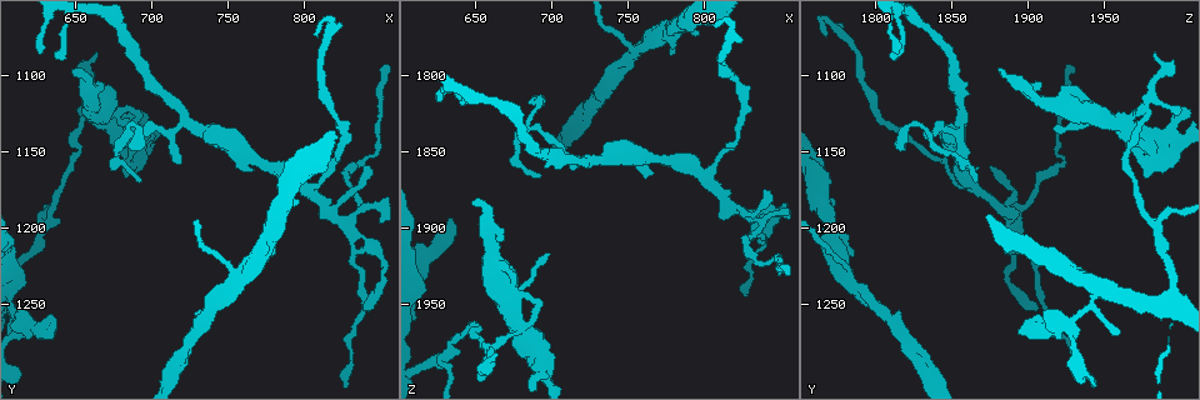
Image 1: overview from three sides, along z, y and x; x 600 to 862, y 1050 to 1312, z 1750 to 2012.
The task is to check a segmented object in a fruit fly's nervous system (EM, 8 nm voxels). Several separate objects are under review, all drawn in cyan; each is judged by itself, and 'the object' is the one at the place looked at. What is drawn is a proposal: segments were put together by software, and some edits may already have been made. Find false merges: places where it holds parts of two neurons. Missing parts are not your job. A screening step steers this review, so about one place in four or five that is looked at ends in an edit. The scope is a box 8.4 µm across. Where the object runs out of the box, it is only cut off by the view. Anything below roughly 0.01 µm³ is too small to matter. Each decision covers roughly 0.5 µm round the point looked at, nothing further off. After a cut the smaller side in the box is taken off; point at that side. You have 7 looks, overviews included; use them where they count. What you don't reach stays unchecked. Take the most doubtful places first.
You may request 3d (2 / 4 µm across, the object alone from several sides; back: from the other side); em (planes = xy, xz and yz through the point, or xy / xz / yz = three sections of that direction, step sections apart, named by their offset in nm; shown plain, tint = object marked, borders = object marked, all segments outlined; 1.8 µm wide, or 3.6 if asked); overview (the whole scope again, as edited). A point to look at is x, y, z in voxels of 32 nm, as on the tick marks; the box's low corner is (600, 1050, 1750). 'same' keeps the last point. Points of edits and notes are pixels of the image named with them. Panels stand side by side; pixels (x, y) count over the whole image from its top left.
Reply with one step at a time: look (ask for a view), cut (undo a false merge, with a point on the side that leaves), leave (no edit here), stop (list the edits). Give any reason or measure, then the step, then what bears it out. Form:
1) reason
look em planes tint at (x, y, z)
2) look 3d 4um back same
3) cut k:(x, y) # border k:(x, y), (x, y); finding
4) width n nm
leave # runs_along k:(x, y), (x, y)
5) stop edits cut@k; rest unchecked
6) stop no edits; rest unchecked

three-way junction
look em 3.6um planes borders at (676, 1134, 1964)

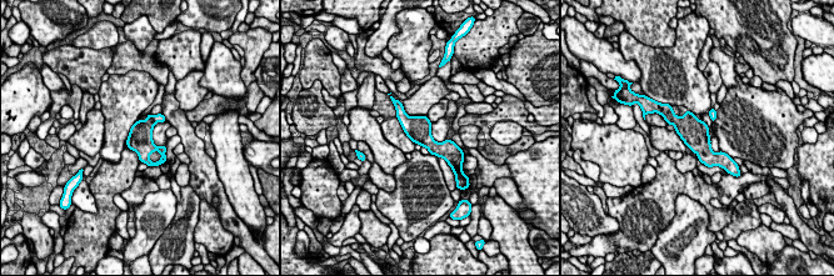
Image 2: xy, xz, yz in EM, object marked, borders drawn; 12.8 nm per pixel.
cut 2:(140, 134) # border 2:(151, 115), (155, 123); a second neuron is stuck on

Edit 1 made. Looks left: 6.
look overview

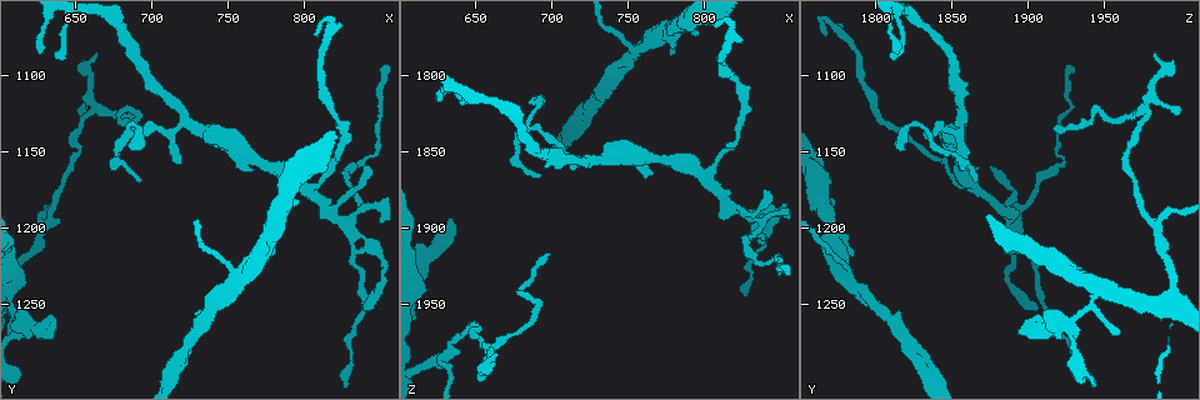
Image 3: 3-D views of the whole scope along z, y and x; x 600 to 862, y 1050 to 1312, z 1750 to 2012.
two arms in line, one across
look em xz step 16 tint at (628, 1200, 1984)

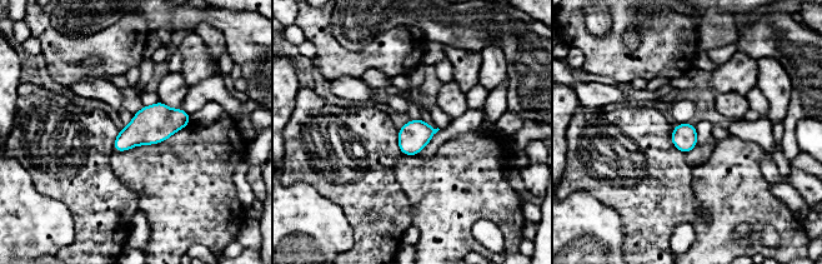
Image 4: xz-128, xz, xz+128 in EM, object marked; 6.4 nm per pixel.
look em planes borders same

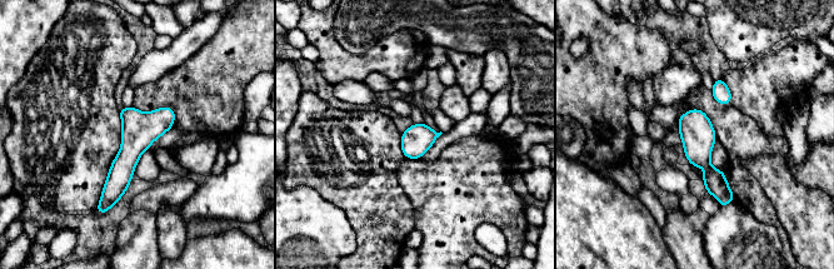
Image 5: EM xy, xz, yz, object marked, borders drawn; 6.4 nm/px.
width 190 nm
leave # runs_along 5:(169, 110), (131, 148), (106, 207); one neuron here

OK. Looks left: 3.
look em planes tint at (840, 1244, 1908)

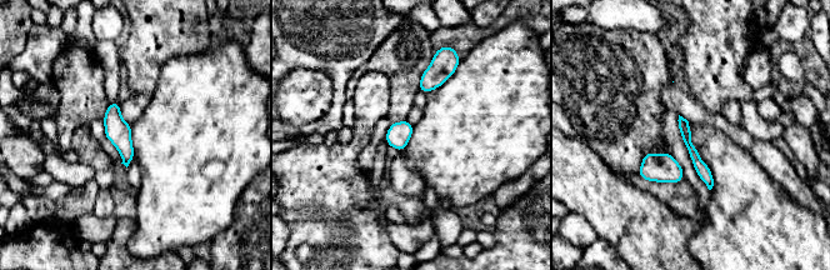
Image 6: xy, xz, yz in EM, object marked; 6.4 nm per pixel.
leave # continuous, no second neuron

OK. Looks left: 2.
stop edits cut@2; rest unchecked

